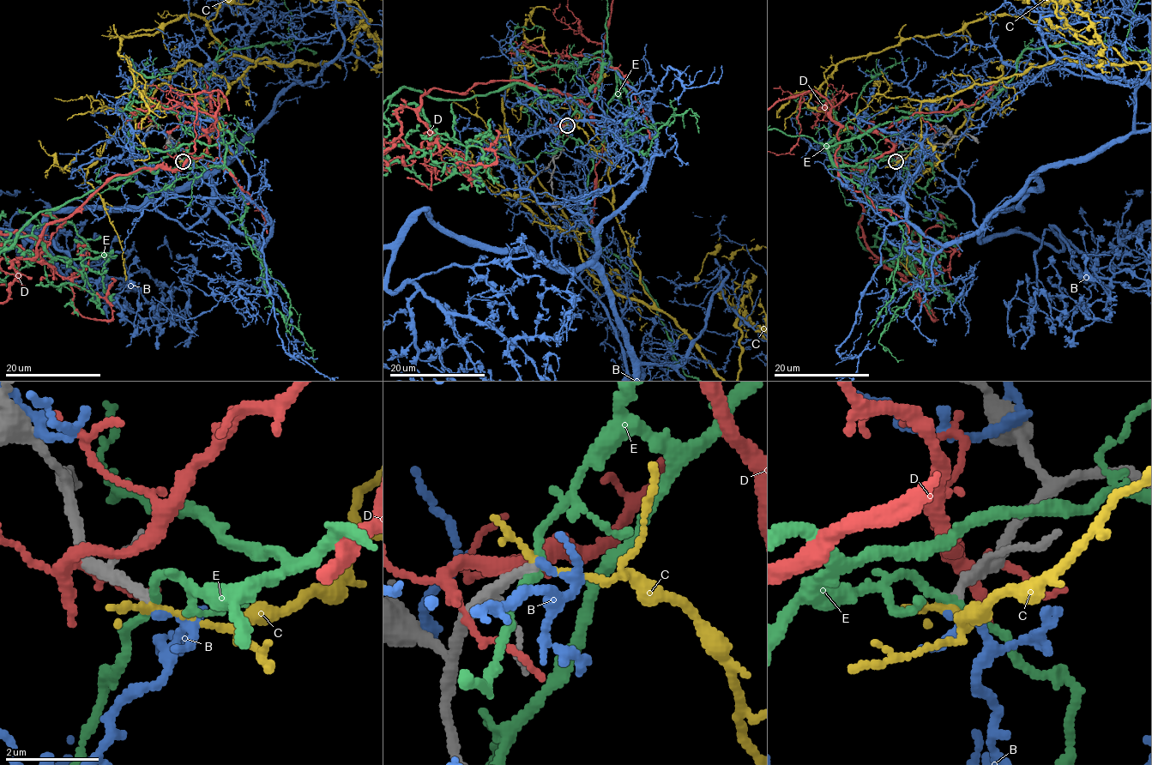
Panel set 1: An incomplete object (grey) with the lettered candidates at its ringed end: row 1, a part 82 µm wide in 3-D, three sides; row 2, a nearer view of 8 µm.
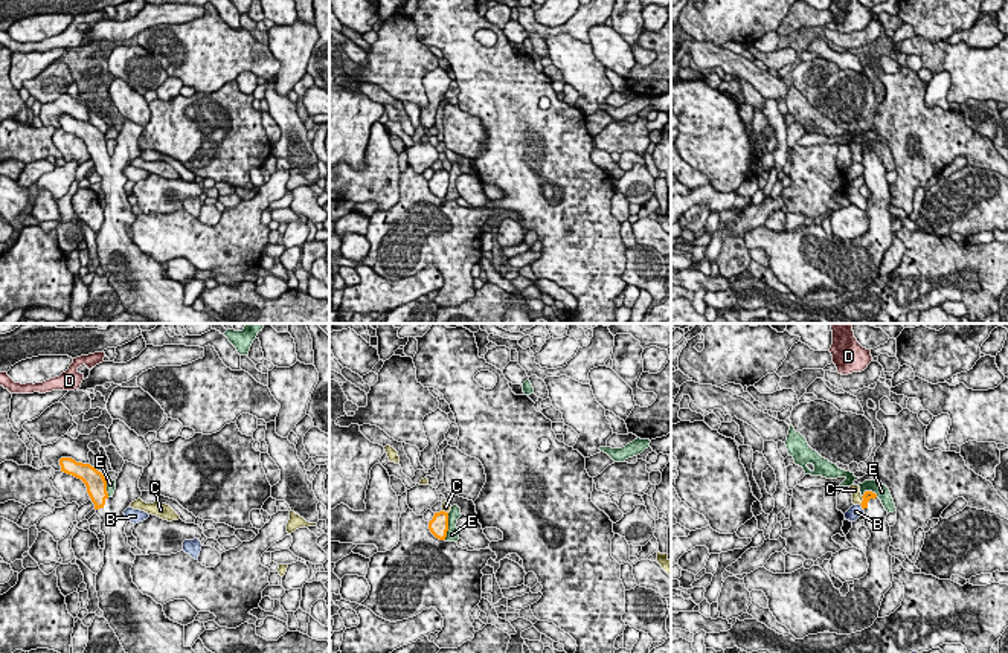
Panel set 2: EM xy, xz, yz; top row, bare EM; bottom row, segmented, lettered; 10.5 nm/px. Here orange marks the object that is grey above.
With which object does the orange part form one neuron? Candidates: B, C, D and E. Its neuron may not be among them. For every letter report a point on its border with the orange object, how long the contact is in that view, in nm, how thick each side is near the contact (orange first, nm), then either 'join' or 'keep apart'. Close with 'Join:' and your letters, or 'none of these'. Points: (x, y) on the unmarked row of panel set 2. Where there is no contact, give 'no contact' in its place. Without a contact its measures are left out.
B: yz (862, 165) | 90 nm | 100/140 nm | keep apart
C: yz (862, 159) | 100 nm | 100/100 nm | keep apart
D: no contact | keep apart
E: xz (447, 185) | 300 nm | 200/130 nm | keep apart
Join: none of these

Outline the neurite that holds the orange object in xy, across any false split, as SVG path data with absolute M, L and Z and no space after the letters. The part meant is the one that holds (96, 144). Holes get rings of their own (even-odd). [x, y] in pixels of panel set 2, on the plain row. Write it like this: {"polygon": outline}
{"polygon": "M72 116L59 117L61 130L81 137L101 175L105 194L104 223L96 233L96 250L104 276L119 296L125 311L140 314L154 323L221 323L206 311L185 304L185 284L171 279L163 264L143 253L133 241L131 211L124 169L140 157L139 137L143 125L125 119L116 137L114 153L107 151L107 139L90 122Z"}

